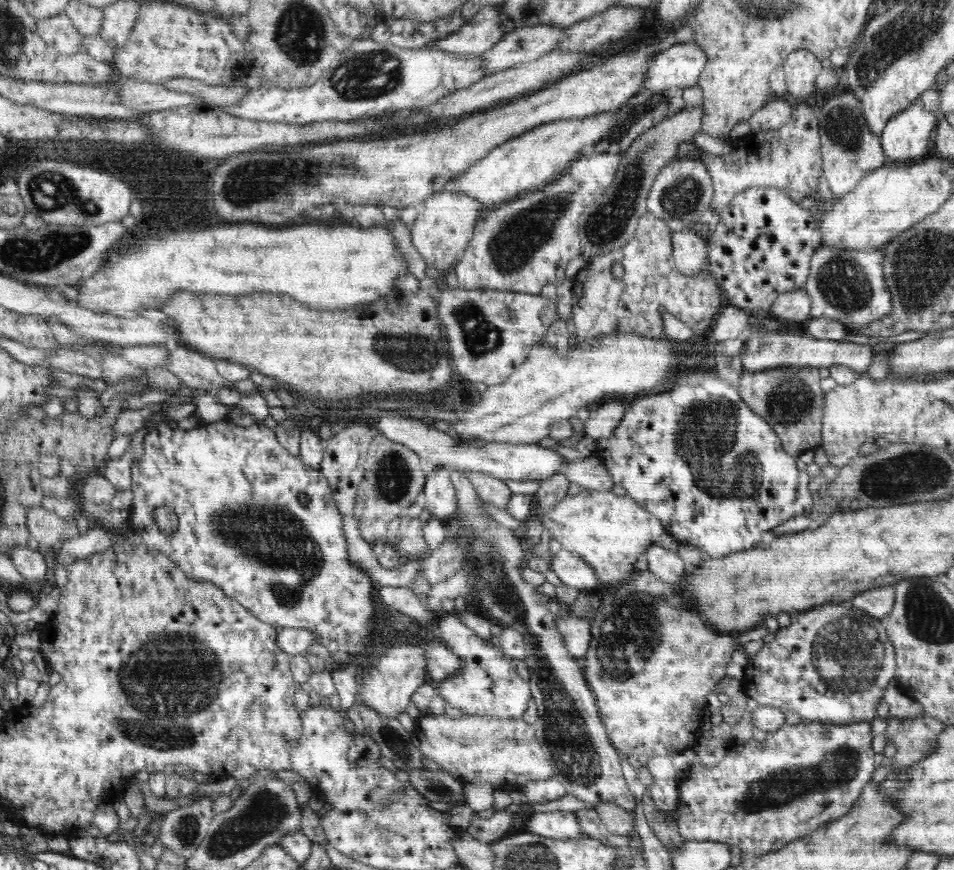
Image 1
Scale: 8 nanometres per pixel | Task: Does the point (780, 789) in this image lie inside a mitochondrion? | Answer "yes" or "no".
yes

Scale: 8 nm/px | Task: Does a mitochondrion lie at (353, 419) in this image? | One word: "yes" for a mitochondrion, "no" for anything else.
no

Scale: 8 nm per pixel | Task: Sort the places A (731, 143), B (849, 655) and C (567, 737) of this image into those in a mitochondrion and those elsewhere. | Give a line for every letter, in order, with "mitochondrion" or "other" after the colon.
A: other
B: mitochondrion
C: mitochondrion

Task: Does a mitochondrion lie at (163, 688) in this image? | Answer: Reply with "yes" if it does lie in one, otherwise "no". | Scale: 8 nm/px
yes

